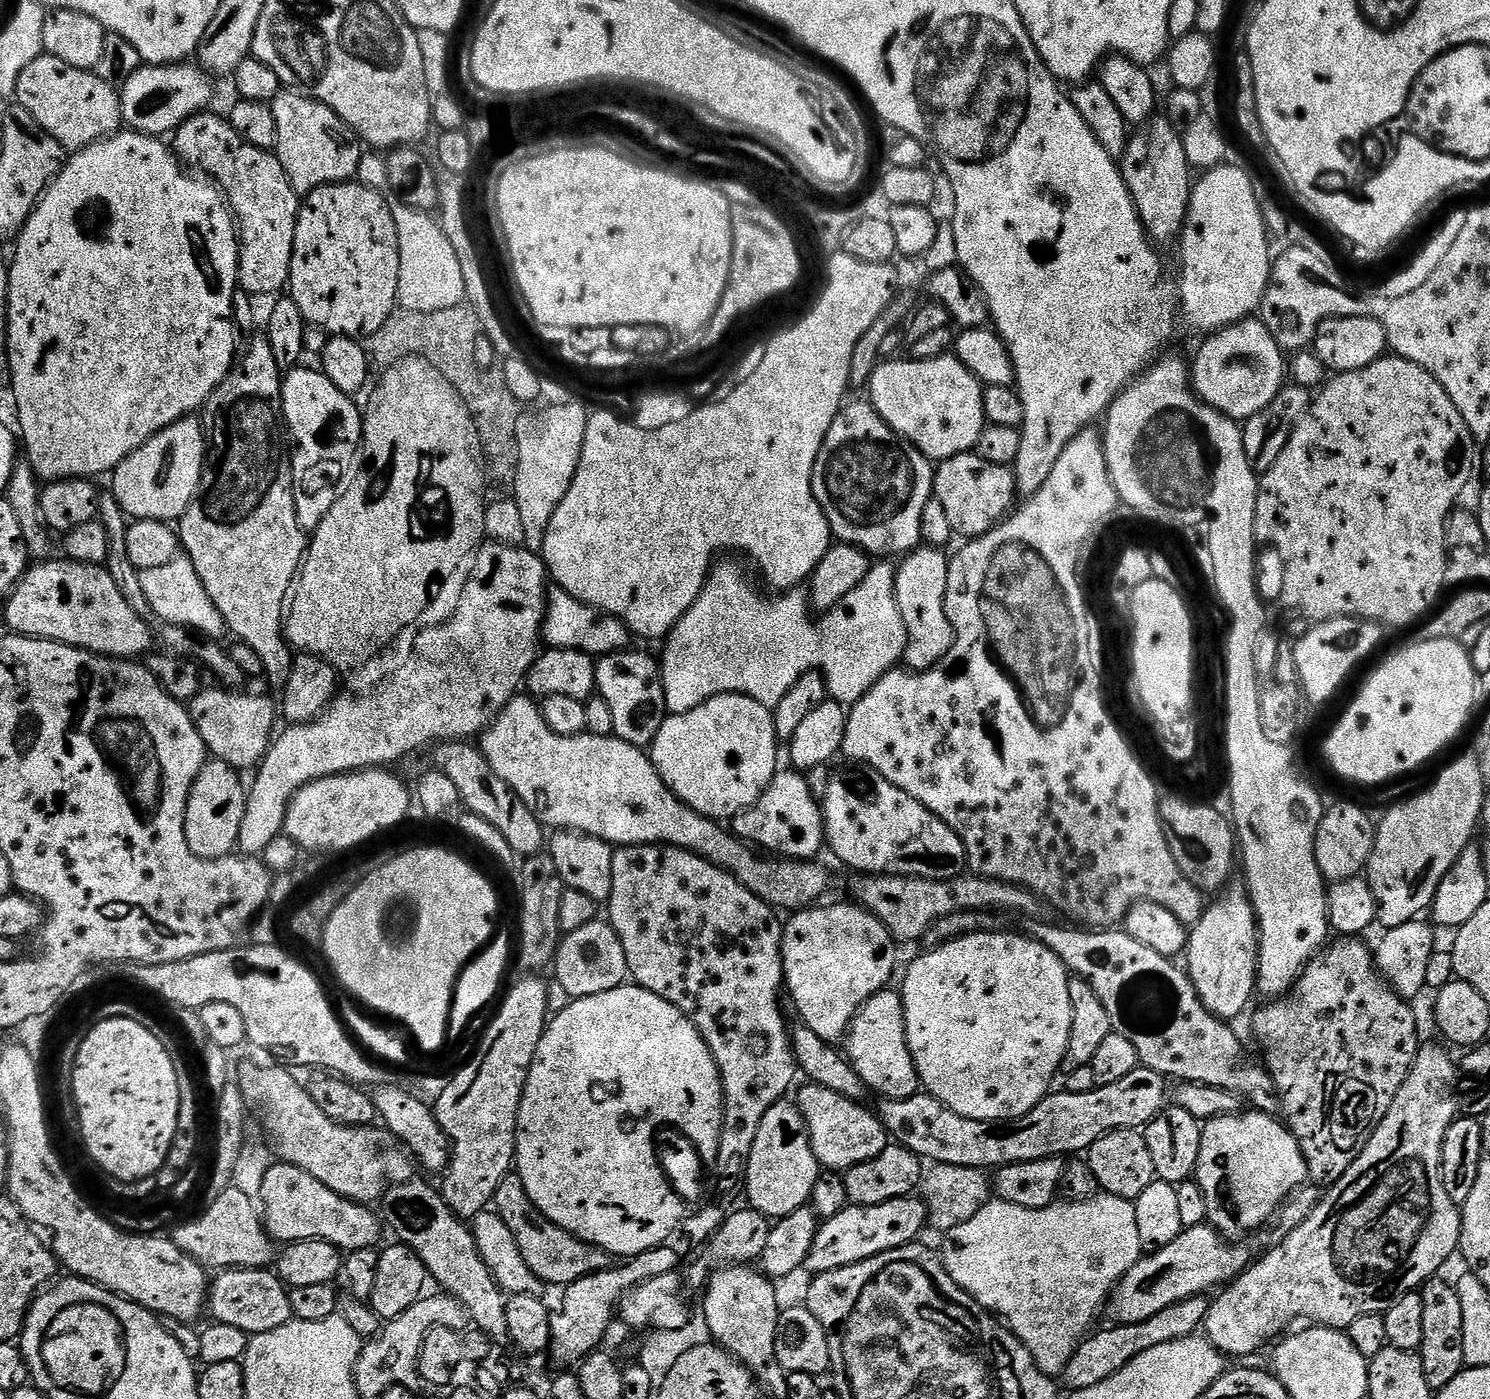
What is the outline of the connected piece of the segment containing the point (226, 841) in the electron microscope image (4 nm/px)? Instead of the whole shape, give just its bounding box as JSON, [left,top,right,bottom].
[186,758,248,860]

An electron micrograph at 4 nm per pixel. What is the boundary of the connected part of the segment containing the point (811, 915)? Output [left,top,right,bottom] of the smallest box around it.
[782,902,897,1042]

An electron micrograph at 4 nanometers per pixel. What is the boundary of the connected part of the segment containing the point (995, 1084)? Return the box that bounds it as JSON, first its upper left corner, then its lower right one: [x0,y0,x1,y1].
[898,932,1072,1120]

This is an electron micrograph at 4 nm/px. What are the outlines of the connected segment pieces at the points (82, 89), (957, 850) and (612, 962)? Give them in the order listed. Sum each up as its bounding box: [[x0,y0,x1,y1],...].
[[14,54,122,153],[822,766,968,880],[554,918,629,1000]]

